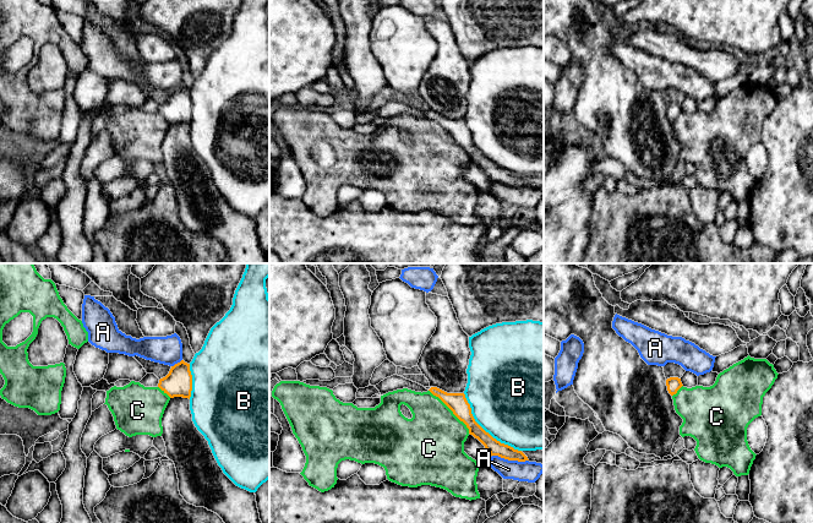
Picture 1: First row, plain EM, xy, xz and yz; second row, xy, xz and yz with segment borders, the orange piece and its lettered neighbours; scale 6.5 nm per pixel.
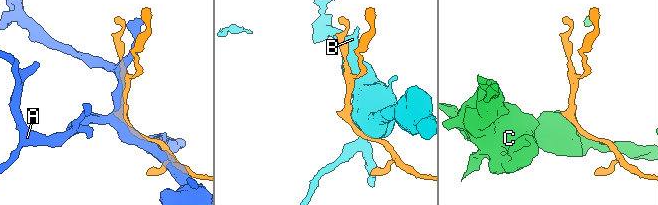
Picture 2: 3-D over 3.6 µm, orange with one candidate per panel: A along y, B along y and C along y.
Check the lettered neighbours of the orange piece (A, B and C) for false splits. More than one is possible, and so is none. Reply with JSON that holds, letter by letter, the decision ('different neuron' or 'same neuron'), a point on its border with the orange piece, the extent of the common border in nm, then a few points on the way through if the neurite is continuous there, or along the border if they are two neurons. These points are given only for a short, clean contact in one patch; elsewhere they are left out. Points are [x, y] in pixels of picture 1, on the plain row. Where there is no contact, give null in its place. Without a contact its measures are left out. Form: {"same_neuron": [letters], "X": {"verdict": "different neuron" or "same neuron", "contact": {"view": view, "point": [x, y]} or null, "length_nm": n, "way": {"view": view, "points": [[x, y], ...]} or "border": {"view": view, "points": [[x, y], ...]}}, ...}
{"same_neuron": [], "A": {"verdict": "different neuron", "contact": {"view": "xz", "point": [511, 185]}, "length_nm": 240}, "B": {"verdict": "different neuron", "contact": {"view": "xz", "point": [484, 156]}, "length_nm": 550}, "C": {"verdict": "different neuron", "contact": {"view": "xz", "point": [451, 135]}, "length_nm": 400, "border": {"view": "xz", "points": [[429, 115], [465, 151], [469, 158]]}}}

